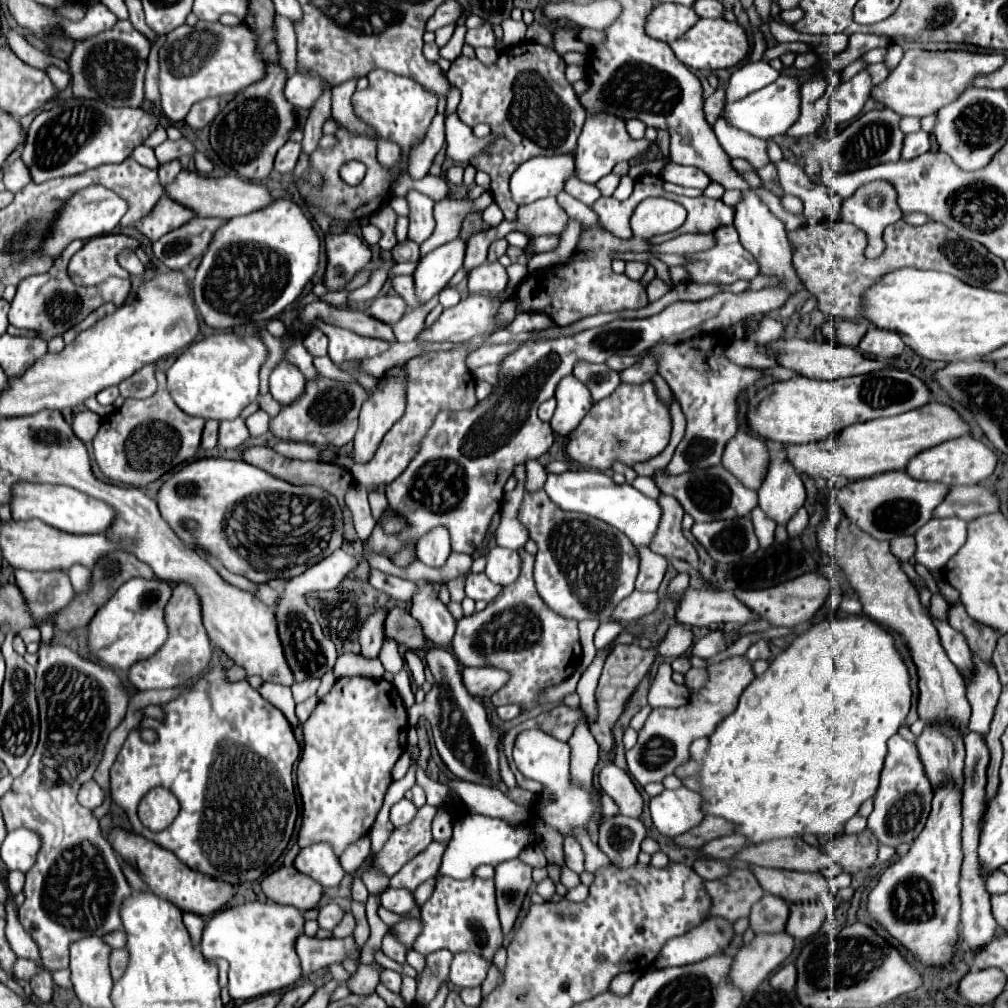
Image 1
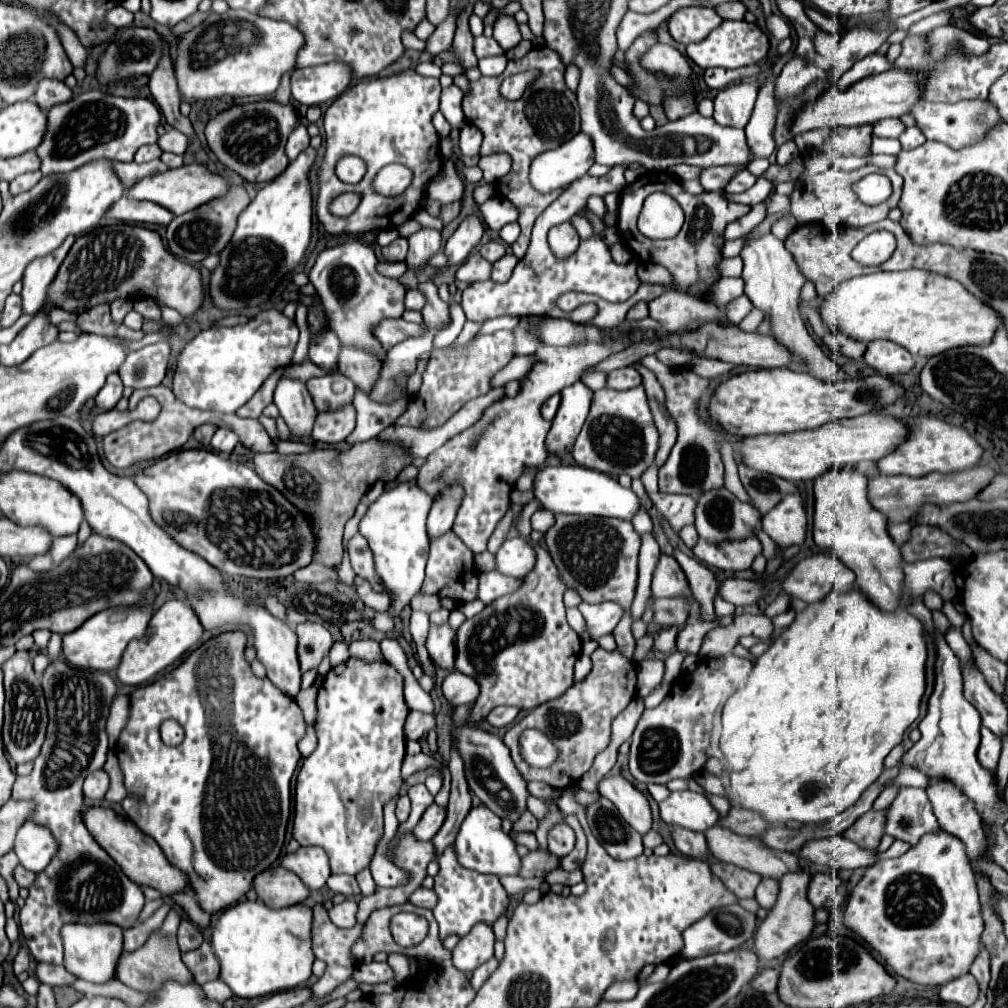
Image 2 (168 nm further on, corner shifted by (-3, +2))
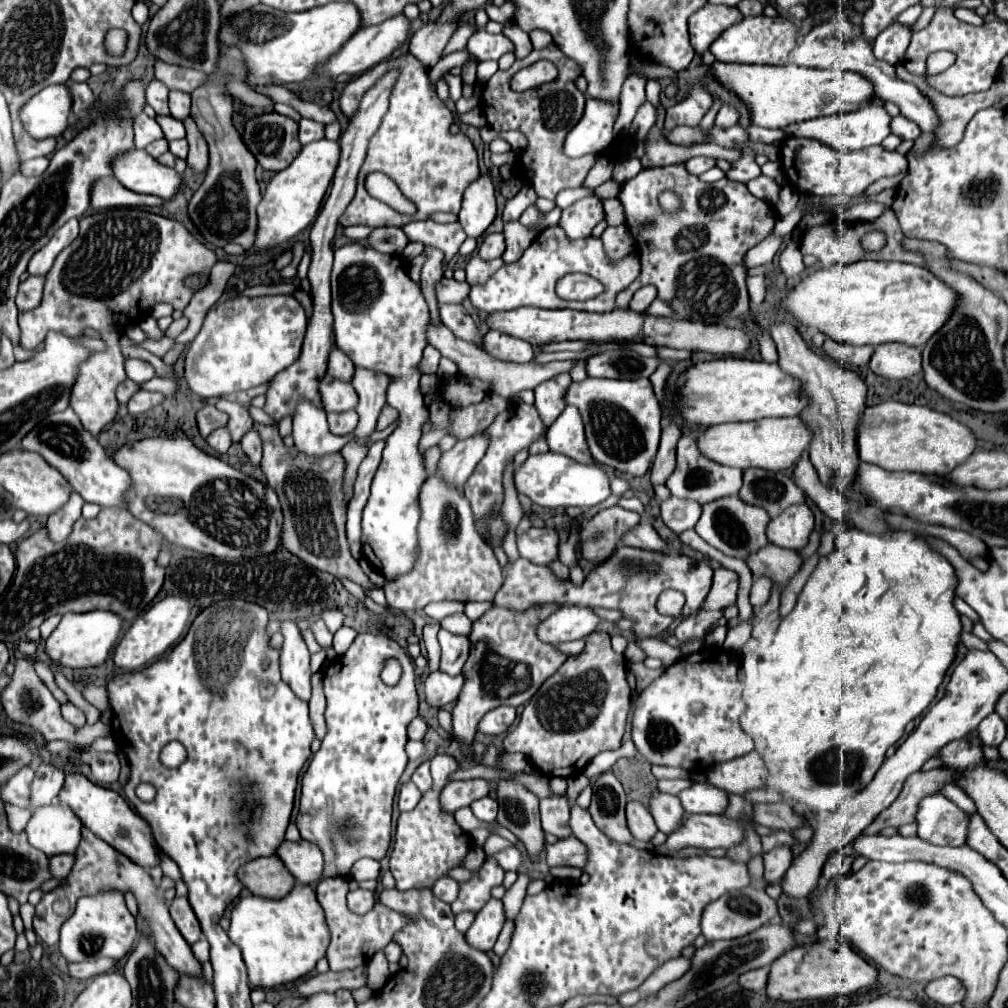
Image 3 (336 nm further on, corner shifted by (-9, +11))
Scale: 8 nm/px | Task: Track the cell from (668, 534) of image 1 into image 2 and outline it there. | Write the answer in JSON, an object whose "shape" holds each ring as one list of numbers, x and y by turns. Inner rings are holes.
{"shape":[[675,549,673,557,681,565,681,569,685,571,687,581,691,585,691,593,693,593,695,601,699,601,699,605,703,609,703,617,705,619,713,617,713,595,719,589,719,583,717,583,715,575,703,563,699,563,697,559,681,553,679,549]]}

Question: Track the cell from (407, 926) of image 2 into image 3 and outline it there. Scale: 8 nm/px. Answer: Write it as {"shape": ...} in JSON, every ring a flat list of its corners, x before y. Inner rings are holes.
{"shape":[[343,876,323,878,317,884,317,898,325,910,327,924,331,930,331,944,327,950,327,960,333,972,357,968,359,964,367,964,371,958,371,950,373,948,375,952,383,950,393,940,393,934,405,926,405,916,383,906,381,902,377,902,367,914,349,912,347,900,345,900,347,892,349,892,349,878,343,878]]}

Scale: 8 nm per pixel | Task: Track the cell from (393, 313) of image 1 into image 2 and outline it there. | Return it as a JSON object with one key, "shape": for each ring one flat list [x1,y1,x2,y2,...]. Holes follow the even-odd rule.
{"shape":[[417,289,407,291,407,295,405,295,405,309,415,309,415,311,421,311,421,307,423,307,423,305,425,305,423,293,419,293]]}

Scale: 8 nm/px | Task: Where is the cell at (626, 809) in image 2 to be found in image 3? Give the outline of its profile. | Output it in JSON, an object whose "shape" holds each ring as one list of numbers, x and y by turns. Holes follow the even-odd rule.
{"shape":[[639,802,627,804,627,824,629,824,629,832,633,832,635,840,649,842,657,834,655,820,645,804,639,804]]}

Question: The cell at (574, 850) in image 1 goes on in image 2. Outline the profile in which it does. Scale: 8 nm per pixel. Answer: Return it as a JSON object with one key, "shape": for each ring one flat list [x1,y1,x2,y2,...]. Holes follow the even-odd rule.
{"shape":[[567,823,555,825,549,831,549,851,557,857,565,857,573,851,575,847,575,833]]}

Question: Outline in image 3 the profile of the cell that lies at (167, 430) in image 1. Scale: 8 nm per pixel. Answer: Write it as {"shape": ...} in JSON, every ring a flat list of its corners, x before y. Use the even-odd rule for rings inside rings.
{"shape":[[249,430,249,432,243,436,241,448,243,448,245,456,249,458,249,462,251,462,253,466,259,466,259,462,261,462,261,438,259,438,259,434,257,434,255,430]]}

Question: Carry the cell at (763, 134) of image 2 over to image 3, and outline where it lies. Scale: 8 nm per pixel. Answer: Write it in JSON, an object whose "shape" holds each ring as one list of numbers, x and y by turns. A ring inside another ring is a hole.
{"shape":[[743,150,743,158,733,162,733,168,727,172,729,180,743,182,743,184,747,184,749,180,753,180,757,176,761,176,761,168,755,162,755,152,753,150]]}

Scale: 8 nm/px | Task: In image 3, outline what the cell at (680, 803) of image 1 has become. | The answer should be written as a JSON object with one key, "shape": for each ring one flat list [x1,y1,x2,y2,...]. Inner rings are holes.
{"shape":[[693,784,691,788,679,794,681,804,687,814,723,814,727,810,729,798,721,788,713,788,713,784]]}

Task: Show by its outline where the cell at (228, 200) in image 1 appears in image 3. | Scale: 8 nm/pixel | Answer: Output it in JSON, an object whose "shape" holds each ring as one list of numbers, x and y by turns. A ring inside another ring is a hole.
{"shape":[[129,150,113,158,111,162,113,176,129,190,139,194,153,194,163,200,169,200,183,178,173,170,159,164,145,150]]}

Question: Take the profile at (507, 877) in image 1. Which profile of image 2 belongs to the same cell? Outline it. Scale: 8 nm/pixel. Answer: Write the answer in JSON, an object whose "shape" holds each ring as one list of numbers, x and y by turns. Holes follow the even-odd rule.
{"shape":[[531,851,525,857,521,857,521,869,519,877,537,877,537,875,547,875,551,869,557,867,557,857,551,853,541,853,541,851]]}

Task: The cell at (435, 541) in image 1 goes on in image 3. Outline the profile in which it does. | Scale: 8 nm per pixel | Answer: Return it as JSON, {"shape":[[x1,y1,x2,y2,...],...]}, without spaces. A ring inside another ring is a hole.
{"shape":[[487,430,459,440,451,450,447,450,441,460,439,460,439,472,441,476,449,482,455,484,457,488,463,488,471,472,475,470,477,462,485,456,485,450,489,446,489,436]]}

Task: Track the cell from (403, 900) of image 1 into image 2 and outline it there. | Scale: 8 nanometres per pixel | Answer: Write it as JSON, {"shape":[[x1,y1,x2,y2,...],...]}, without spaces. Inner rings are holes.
{"shape":[[419,887,419,889,415,889,415,893,411,893,409,903,417,905,417,907,427,907,427,909,433,909,433,907,435,907,435,903,437,903,437,895,435,895,431,889]]}

